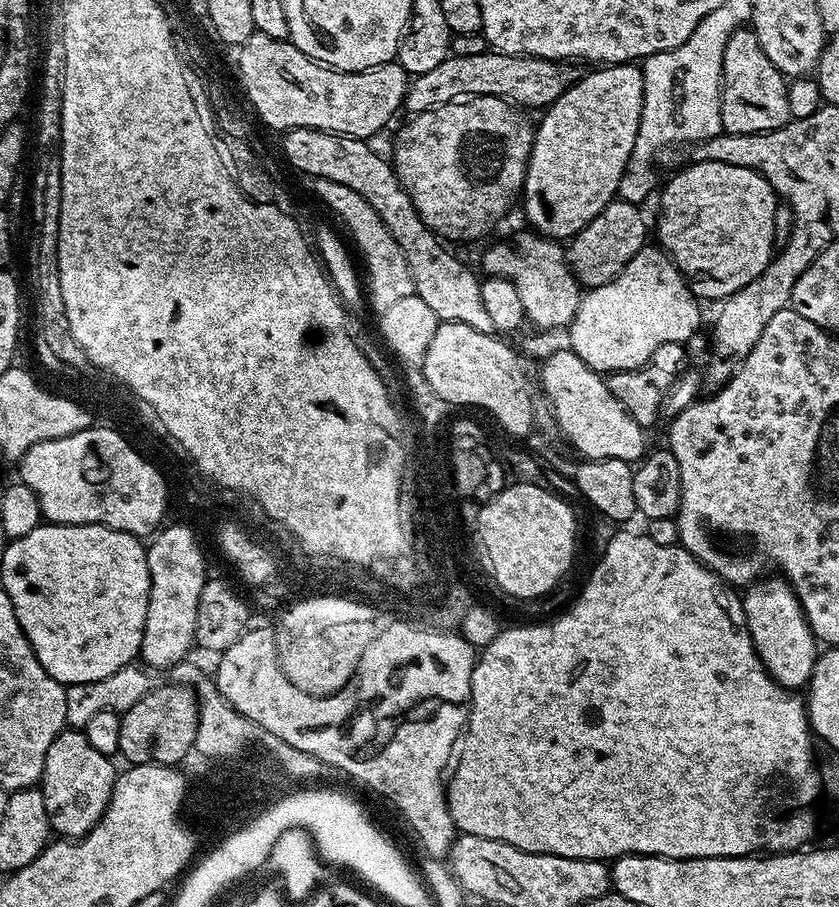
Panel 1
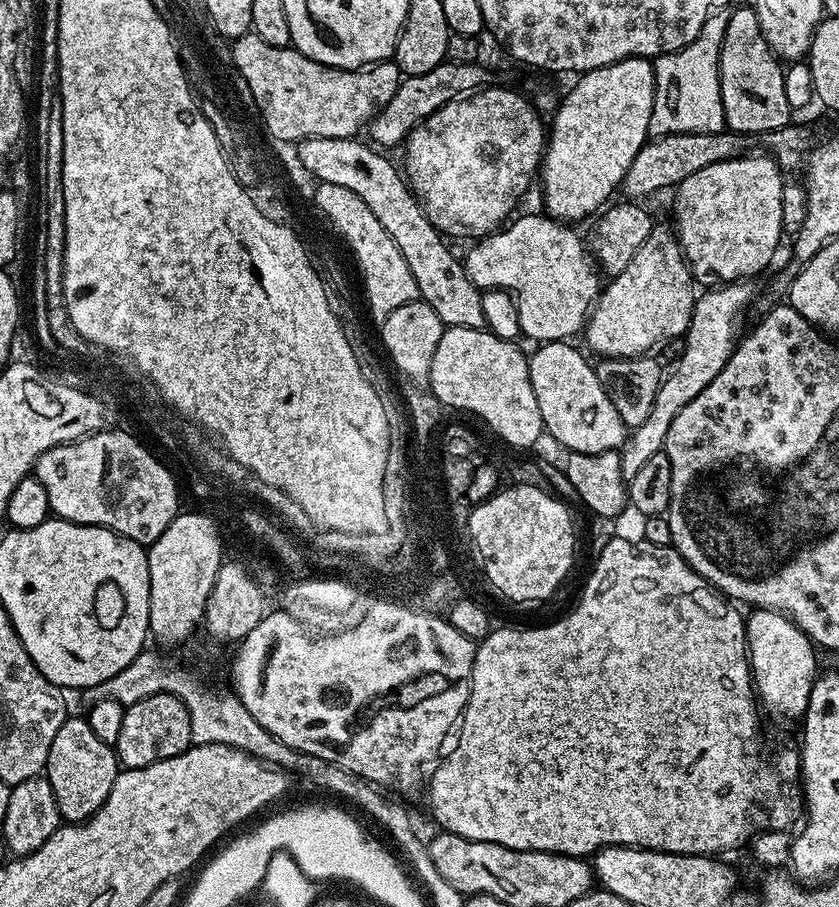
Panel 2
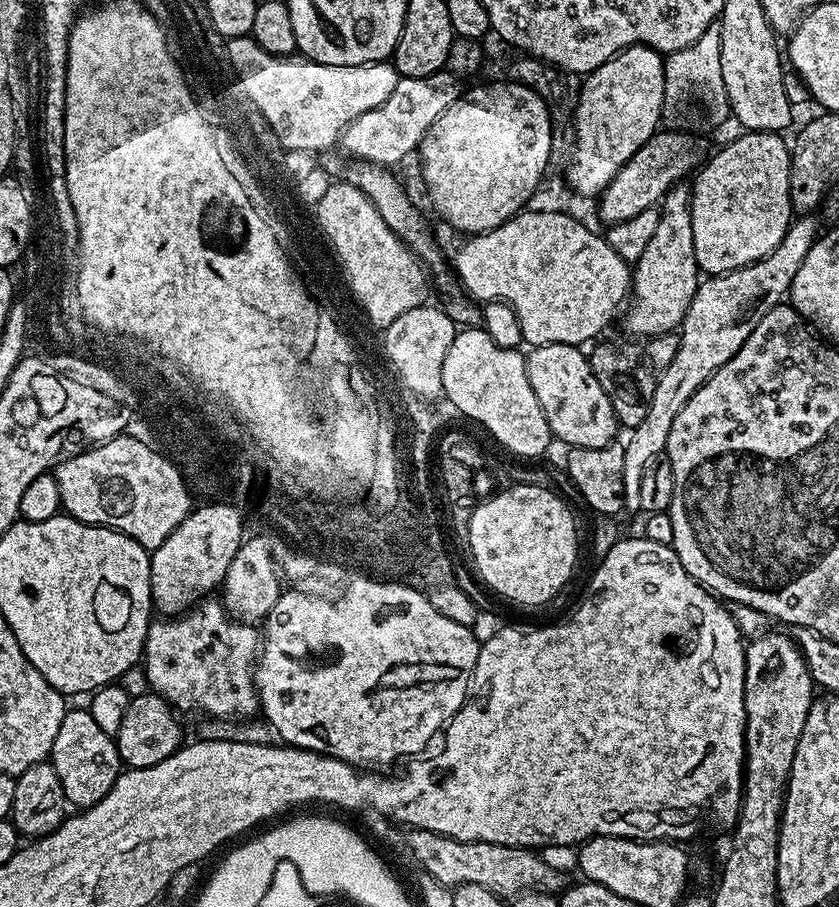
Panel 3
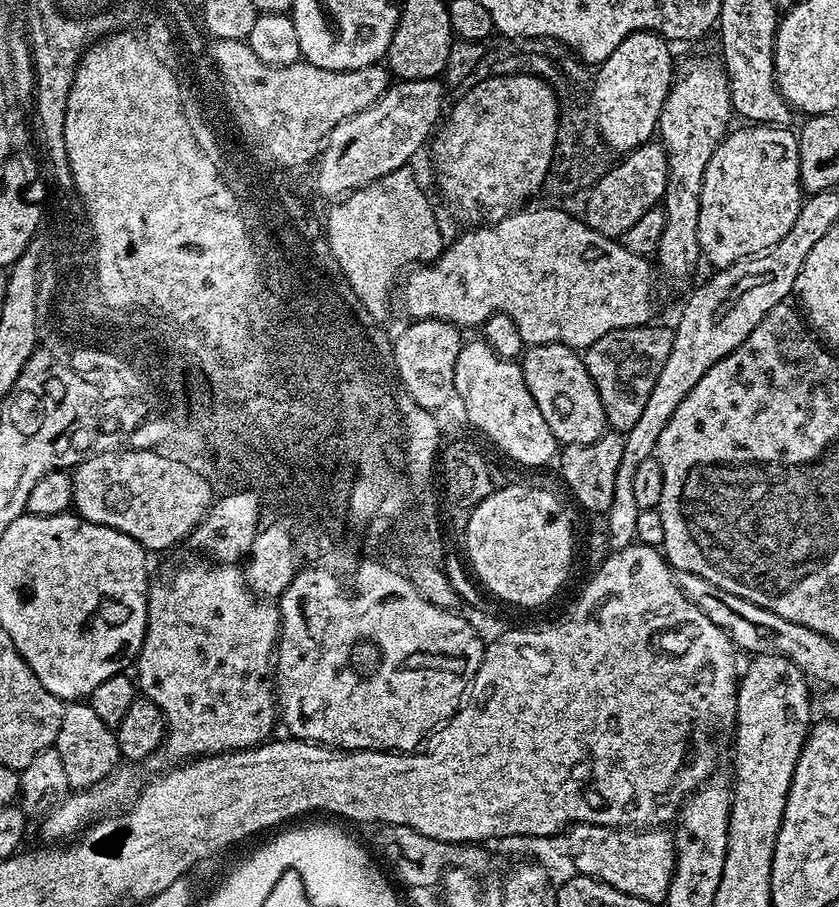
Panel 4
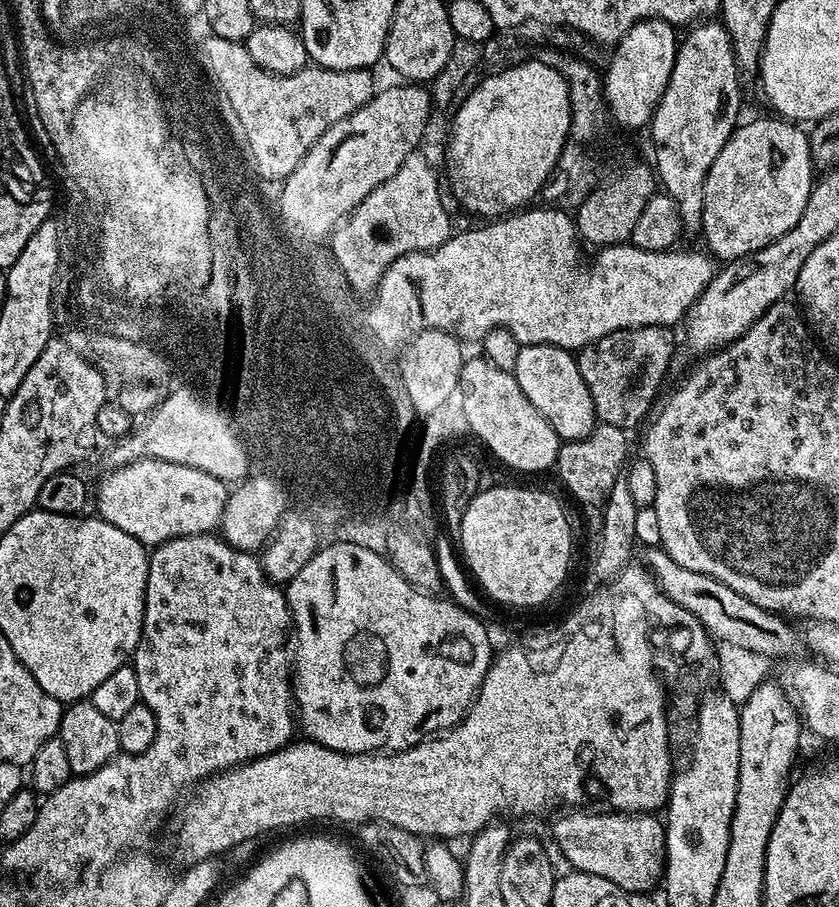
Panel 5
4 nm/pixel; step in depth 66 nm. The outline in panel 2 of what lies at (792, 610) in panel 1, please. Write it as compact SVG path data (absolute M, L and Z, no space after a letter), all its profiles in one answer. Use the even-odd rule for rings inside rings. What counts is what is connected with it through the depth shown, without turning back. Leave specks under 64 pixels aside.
M756 608L746 616L746 635L748 637L748 667L752 669L752 682L763 715L776 724L788 724L791 720L799 721L808 708L810 690L814 686L818 669L816 669L817 645L792 621L790 616L776 612L772 608Z

